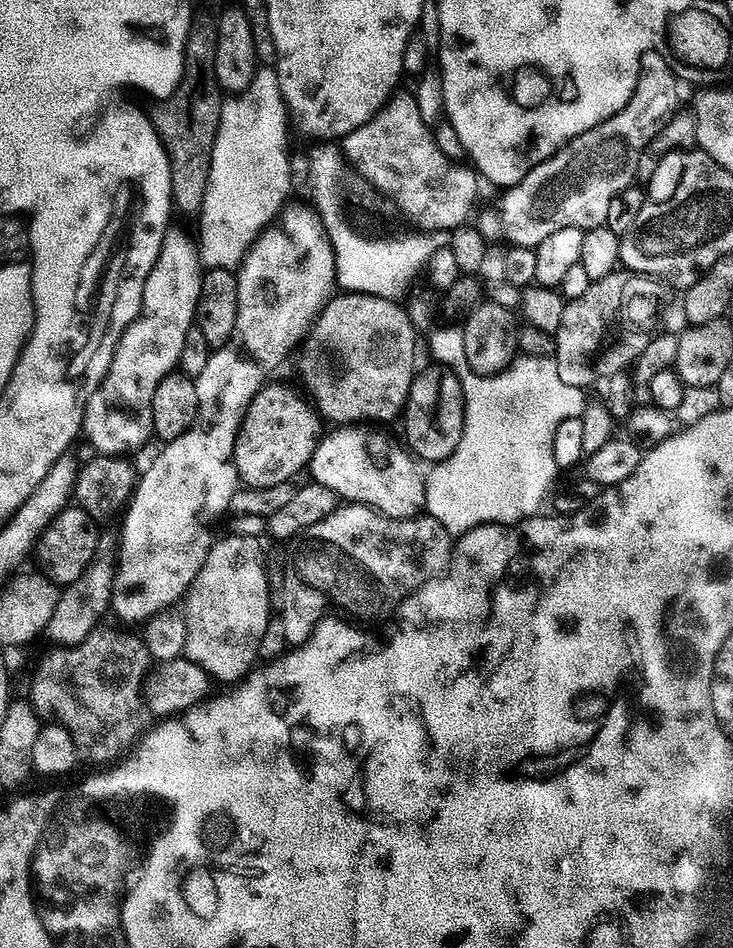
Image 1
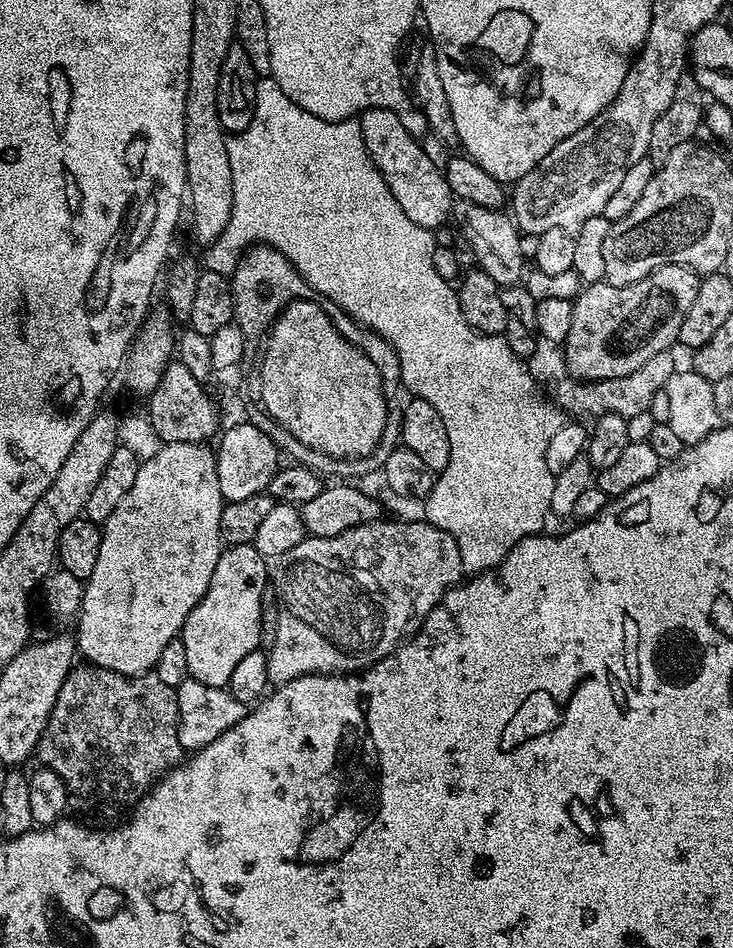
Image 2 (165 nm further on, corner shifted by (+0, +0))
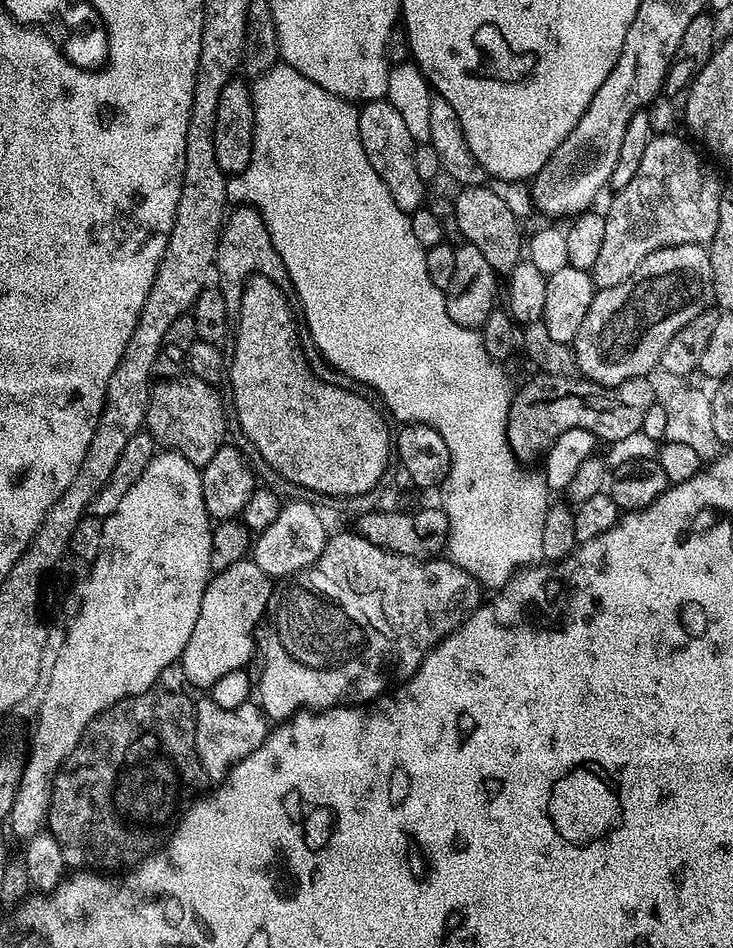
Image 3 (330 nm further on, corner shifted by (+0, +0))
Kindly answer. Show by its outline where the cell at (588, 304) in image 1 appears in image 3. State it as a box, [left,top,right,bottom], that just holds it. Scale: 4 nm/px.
[570,244,714,388]

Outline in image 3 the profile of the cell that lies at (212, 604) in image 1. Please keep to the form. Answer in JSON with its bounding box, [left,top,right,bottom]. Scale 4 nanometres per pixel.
[178,558,273,690]

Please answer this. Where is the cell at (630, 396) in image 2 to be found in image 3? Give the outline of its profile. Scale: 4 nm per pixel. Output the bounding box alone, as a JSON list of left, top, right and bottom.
[508,374,658,462]

